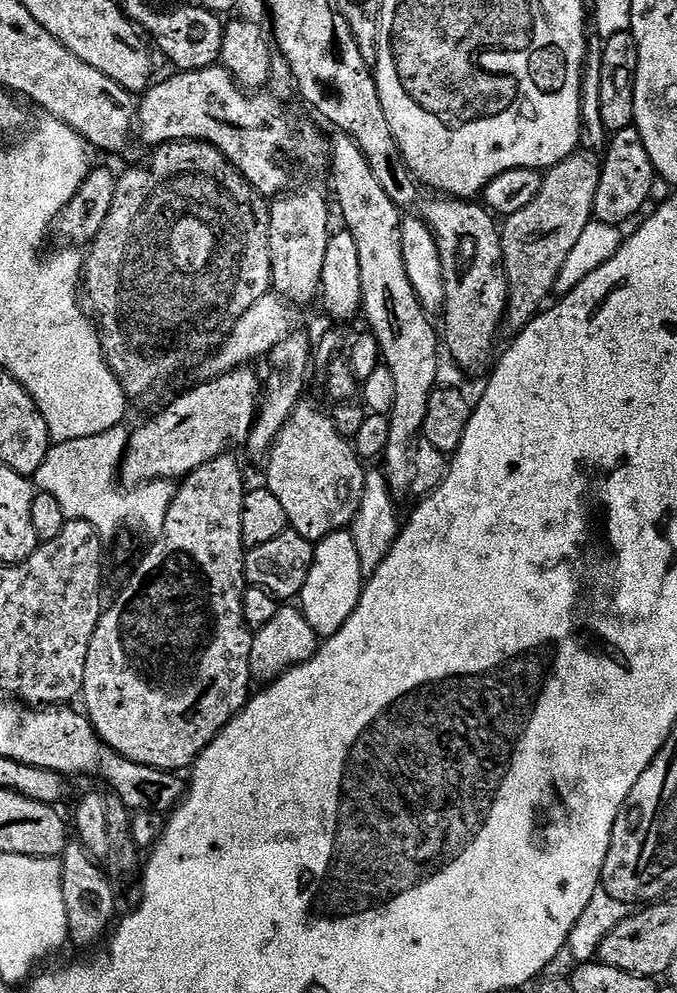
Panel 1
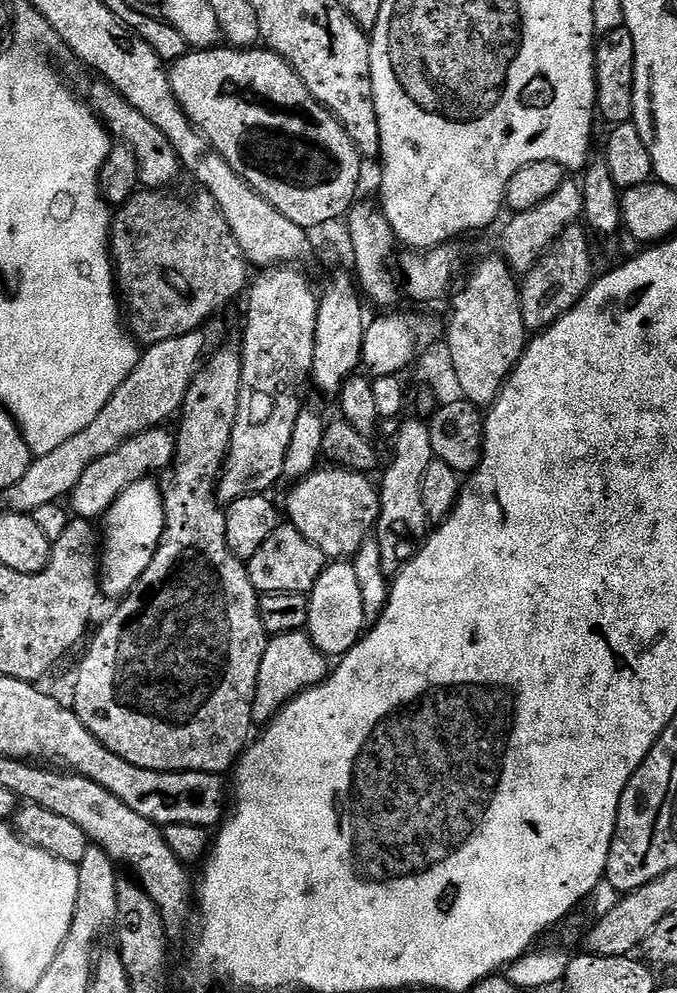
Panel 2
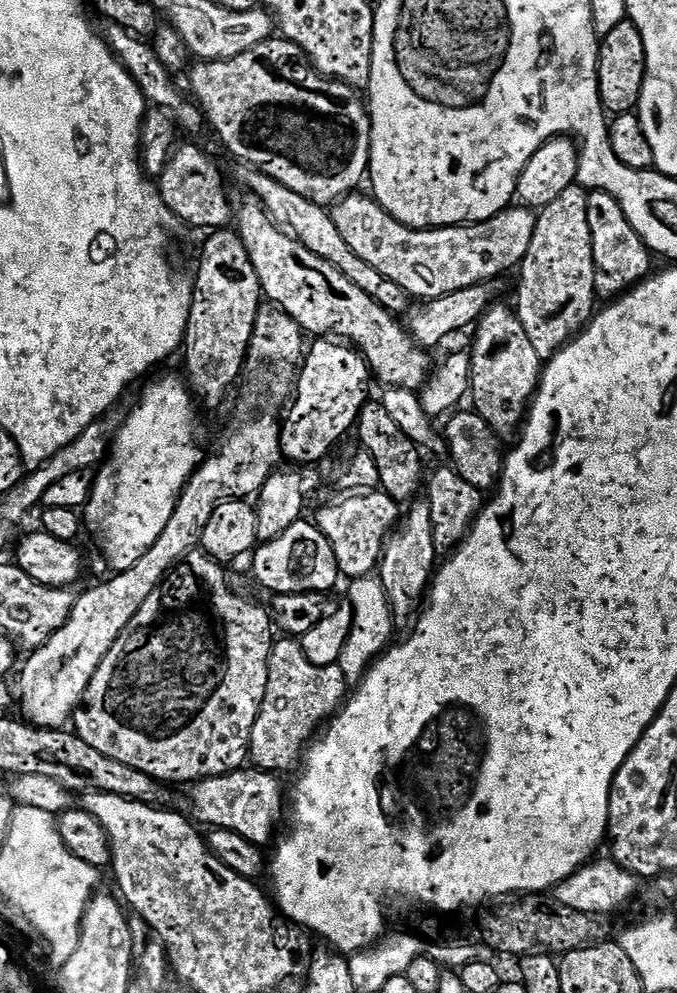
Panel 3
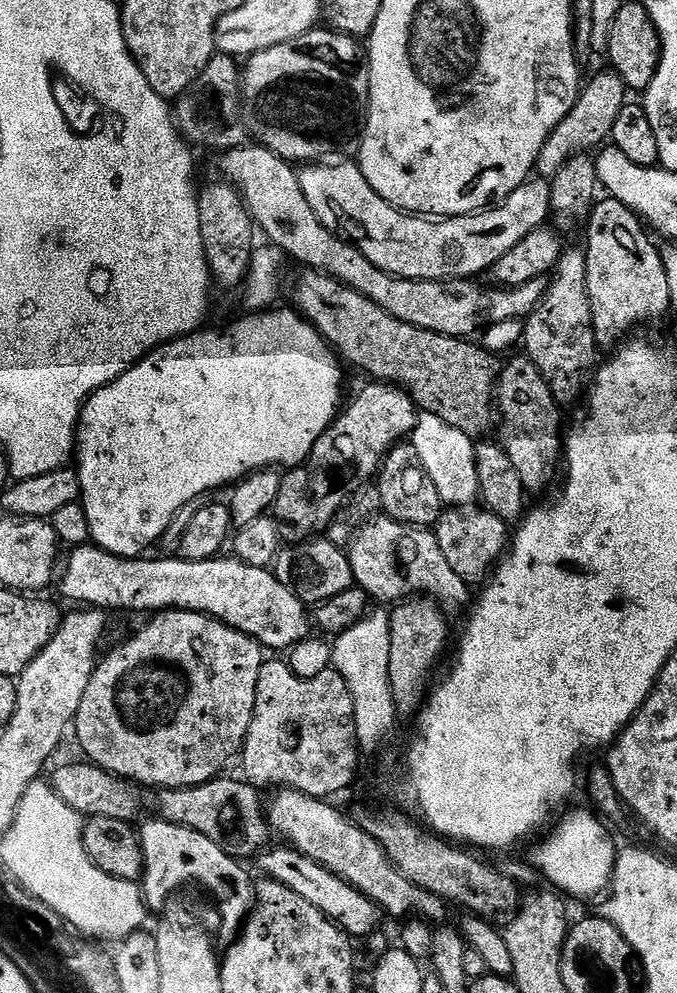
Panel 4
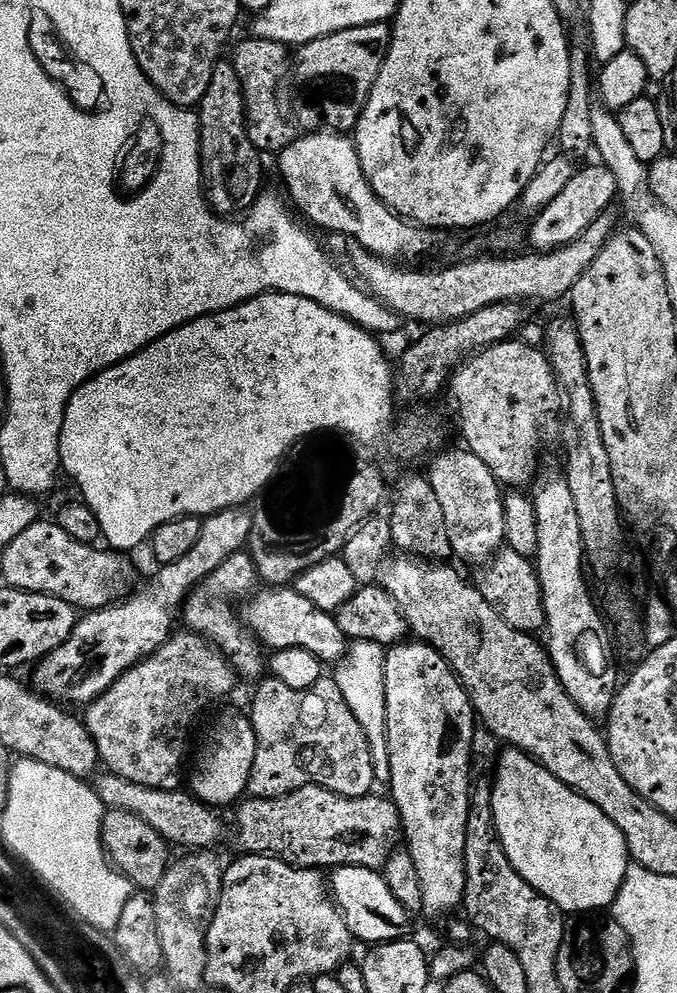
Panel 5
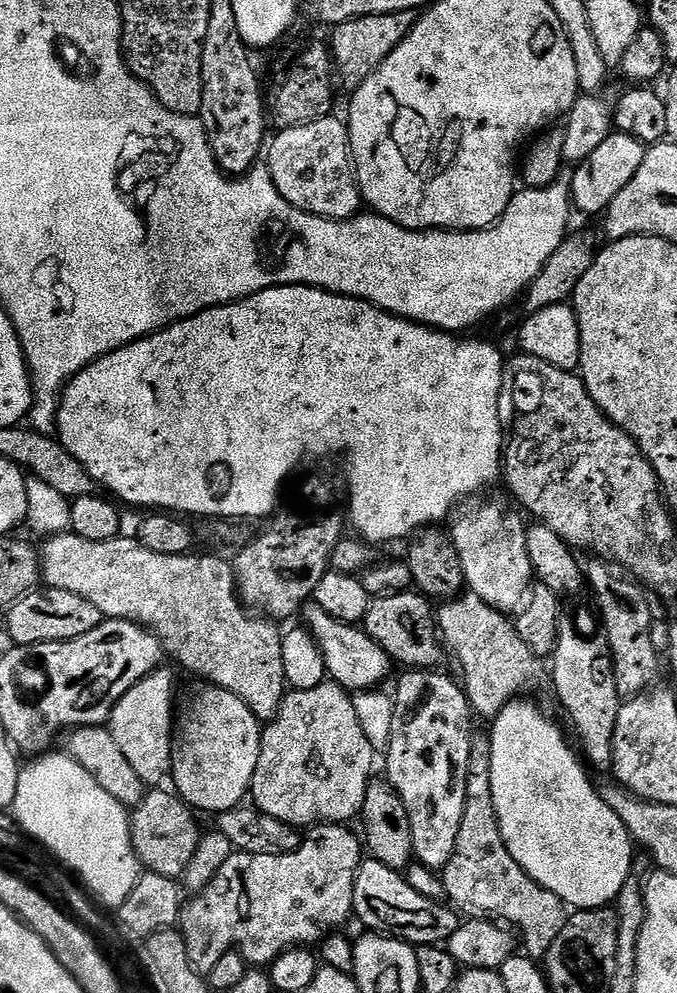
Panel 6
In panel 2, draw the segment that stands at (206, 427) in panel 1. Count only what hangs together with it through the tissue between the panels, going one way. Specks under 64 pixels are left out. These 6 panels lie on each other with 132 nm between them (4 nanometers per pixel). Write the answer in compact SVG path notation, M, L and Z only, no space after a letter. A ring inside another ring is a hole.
M167 427L152 428L149 432L138 434L130 438L118 450L98 458L98 462L93 462L86 466L82 478L74 486L70 493L70 511L73 517L82 520L99 521L110 510L110 506L116 501L131 484L137 484L149 479L152 472L163 473L171 469L176 459L176 437Z

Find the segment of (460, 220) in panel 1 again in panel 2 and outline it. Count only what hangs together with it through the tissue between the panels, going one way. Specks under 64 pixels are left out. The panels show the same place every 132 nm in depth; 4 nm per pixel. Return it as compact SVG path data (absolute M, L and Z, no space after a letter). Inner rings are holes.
M496 256L482 257L469 270L468 281L455 289L446 335L464 399L481 410L496 403L530 339L522 318L520 284L508 261Z

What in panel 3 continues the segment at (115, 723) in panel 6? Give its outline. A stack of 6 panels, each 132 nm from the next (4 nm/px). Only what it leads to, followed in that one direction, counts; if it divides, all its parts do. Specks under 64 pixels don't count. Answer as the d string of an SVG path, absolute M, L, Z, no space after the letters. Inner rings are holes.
M203 550L189 552L148 596L126 626L126 630L118 634L118 642L110 646L110 654L102 658L102 666L98 666L98 674L90 678L90 686L86 686L86 694L76 708L74 731L82 738L82 742L94 746L94 750L106 754L106 758L114 758L114 762L122 762L122 766L134 766L134 770L142 770L142 774L150 774L150 778L161 782L169 780L172 784L184 784L183 786L211 776L237 772L249 763L250 734L254 730L254 722L260 713L262 698L266 694L268 663L274 643L274 635L272 636L274 623L265 605L262 607L252 600L247 601L242 595L232 590L223 568L225 567L219 561L209 558Z

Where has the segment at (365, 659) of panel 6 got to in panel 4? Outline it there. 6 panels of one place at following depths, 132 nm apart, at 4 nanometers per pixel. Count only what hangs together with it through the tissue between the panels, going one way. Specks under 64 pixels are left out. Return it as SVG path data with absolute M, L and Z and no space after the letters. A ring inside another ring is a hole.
M91 542L73 547L69 552L72 553L65 564L63 561L58 584L60 580L61 594L73 600L76 603L73 605L107 610L109 613L119 608L147 614L167 609L203 612L254 638L268 650L290 650L295 644L309 639L309 609L296 597L294 590L286 590L286 586L278 582L275 571L268 568L250 566L228 554L202 562L119 556L97 548Z

